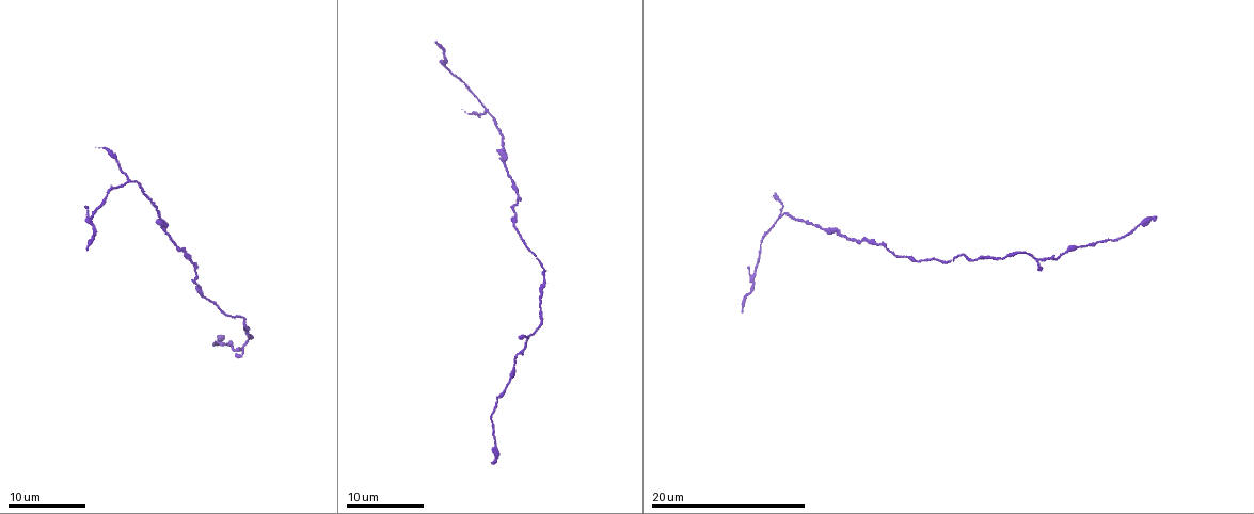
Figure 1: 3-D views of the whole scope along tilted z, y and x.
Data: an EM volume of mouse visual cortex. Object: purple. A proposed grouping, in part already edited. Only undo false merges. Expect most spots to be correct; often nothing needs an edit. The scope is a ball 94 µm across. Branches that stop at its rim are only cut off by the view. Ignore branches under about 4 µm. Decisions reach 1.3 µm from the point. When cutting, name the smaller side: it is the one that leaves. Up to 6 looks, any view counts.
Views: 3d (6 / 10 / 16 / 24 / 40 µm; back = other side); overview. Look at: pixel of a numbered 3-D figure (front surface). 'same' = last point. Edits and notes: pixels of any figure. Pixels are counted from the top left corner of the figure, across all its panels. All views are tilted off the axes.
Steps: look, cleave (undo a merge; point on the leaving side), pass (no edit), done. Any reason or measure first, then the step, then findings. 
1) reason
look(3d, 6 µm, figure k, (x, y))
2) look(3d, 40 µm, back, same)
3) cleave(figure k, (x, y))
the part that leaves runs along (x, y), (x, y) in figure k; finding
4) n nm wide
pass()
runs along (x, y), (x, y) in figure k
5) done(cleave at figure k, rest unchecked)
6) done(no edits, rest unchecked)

three-way junction
look(3d, 16 µm, figure 1, (780, 215))

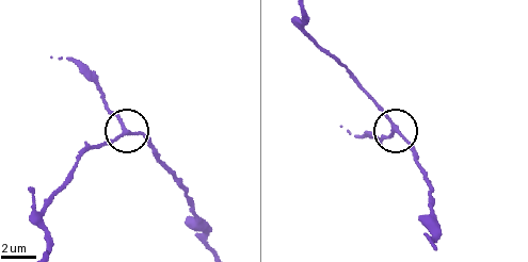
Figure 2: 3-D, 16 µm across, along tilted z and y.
look(3d, 6 µm, figure 2, (393, 126))

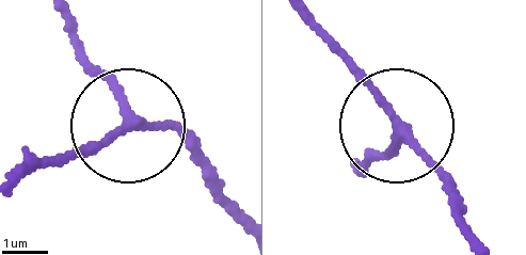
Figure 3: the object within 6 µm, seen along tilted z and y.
3 arms
pass()
runs along (471, 233), (455, 190), (397, 129), (389, 153), (361, 169) in figure 3; all the same neuron

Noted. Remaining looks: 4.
a narrow waist
look(3d, 10 µm, figure 1, (761, 246))

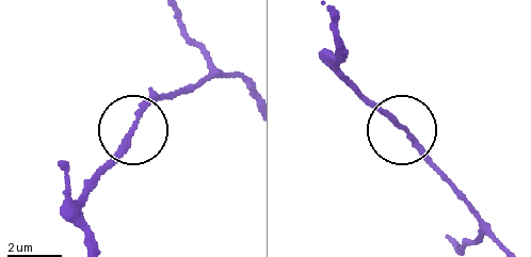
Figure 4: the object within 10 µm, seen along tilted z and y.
pass()
runs along (245, 86), (230, 74), (200, 79), (144, 110), (92, 190) in figure 4; all the same neuron

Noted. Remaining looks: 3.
calibre changes
look(3d, 6 µm, figure 1, (543, 276))

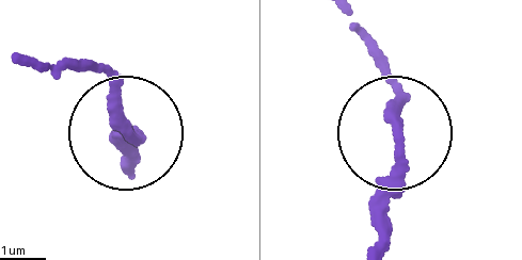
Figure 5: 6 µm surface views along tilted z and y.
pass()
all the same neuron

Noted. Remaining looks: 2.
done(no edits, rest unchecked)

